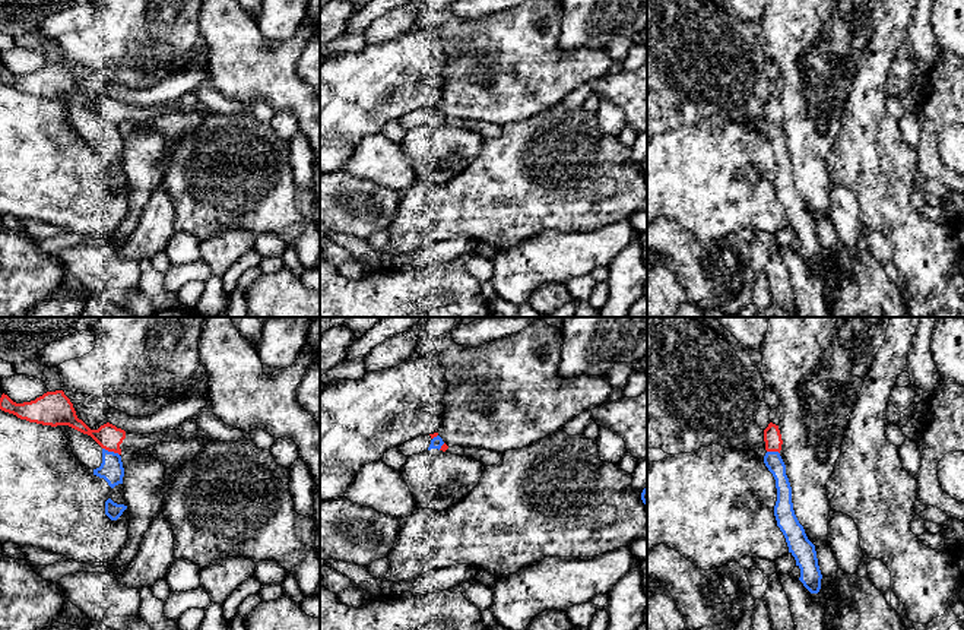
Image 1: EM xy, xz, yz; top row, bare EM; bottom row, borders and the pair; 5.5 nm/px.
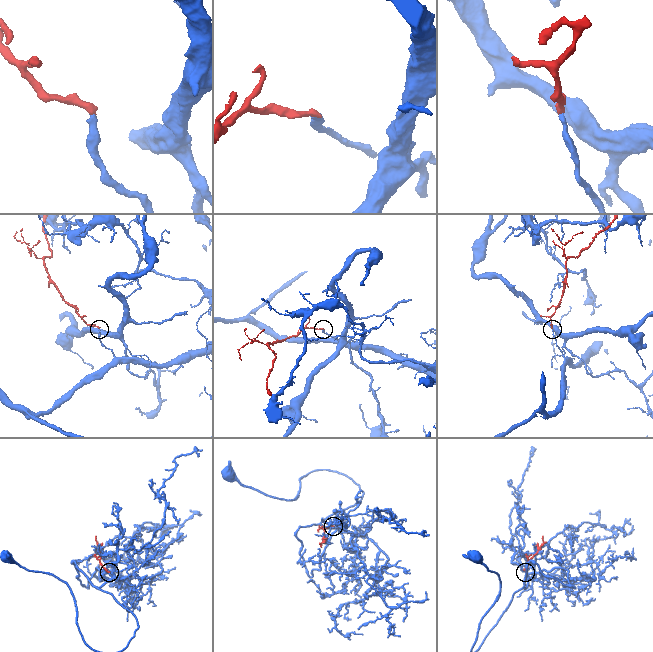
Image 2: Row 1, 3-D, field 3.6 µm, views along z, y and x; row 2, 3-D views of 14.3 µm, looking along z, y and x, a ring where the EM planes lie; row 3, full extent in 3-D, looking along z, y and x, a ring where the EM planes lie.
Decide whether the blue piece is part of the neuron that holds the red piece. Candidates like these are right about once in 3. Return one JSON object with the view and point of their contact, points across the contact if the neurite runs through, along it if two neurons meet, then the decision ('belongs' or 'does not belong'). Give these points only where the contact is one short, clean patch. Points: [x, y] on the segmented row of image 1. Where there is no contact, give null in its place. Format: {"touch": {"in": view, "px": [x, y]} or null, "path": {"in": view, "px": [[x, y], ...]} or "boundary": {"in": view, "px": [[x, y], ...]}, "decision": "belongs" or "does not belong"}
{"touch": {"in": "xy", "px": [111, 450]}, "decision": "belongs"}

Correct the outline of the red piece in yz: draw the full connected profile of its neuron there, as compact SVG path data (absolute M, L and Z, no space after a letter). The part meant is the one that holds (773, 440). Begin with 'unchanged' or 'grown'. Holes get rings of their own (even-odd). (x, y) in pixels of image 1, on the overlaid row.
grown; M770 422L764 430L765 456L764 463L776 479L777 501L774 516L777 526L783 532L789 553L795 557L800 569L799 580L811 593L821 589L821 570L818 566L815 545L808 539L803 526L799 523L792 503L792 487L786 475L786 465L780 456L781 434L779 425Z

